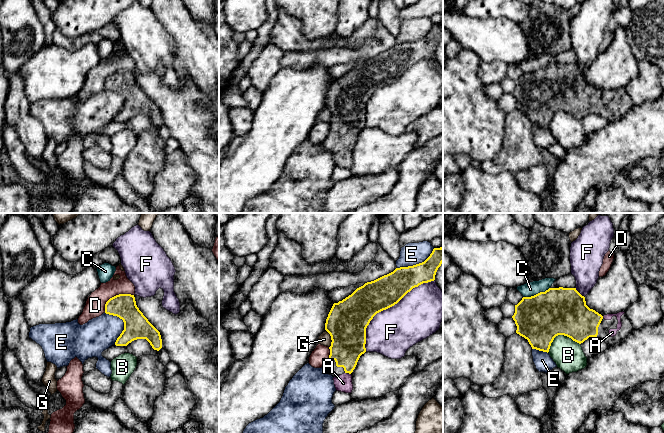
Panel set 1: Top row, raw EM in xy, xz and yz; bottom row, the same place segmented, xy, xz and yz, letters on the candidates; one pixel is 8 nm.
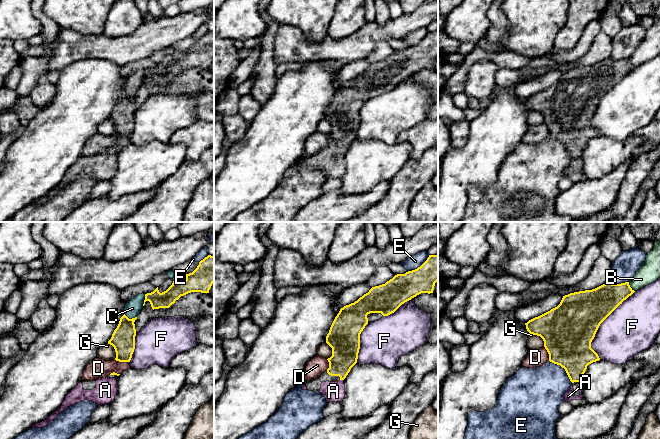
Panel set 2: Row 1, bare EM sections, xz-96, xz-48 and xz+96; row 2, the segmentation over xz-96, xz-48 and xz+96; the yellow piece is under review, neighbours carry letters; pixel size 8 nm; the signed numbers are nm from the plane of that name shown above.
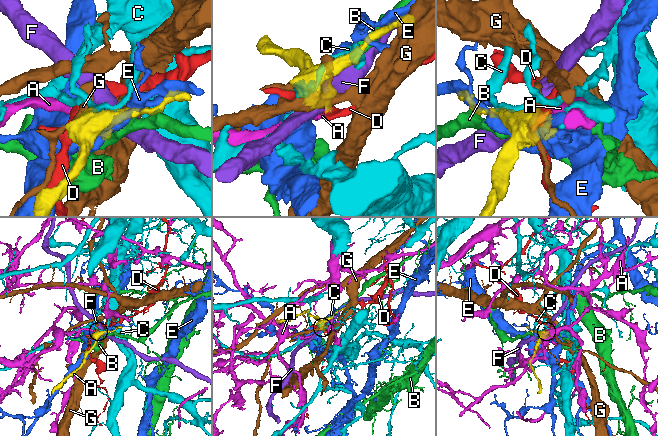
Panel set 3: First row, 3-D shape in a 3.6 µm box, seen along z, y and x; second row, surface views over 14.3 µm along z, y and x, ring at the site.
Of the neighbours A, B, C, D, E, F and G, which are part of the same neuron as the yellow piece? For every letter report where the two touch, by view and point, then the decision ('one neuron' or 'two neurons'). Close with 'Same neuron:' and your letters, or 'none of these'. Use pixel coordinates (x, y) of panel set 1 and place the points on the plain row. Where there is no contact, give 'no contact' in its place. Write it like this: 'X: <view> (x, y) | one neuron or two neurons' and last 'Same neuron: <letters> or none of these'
A: no contact | one neuron
B: yz (560, 110) | two neurons
C: yz (536, 70) | two neurons
D: xy (114, 72) | two neurons
E: xy (124, 99) | two neurons
F: xz (386, 84) | two neurons
G: xz (331, 115) | two neurons
Same neuron: A

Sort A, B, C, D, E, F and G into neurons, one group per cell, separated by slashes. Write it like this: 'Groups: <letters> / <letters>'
Groups: A / B / C / D / E / F / G

